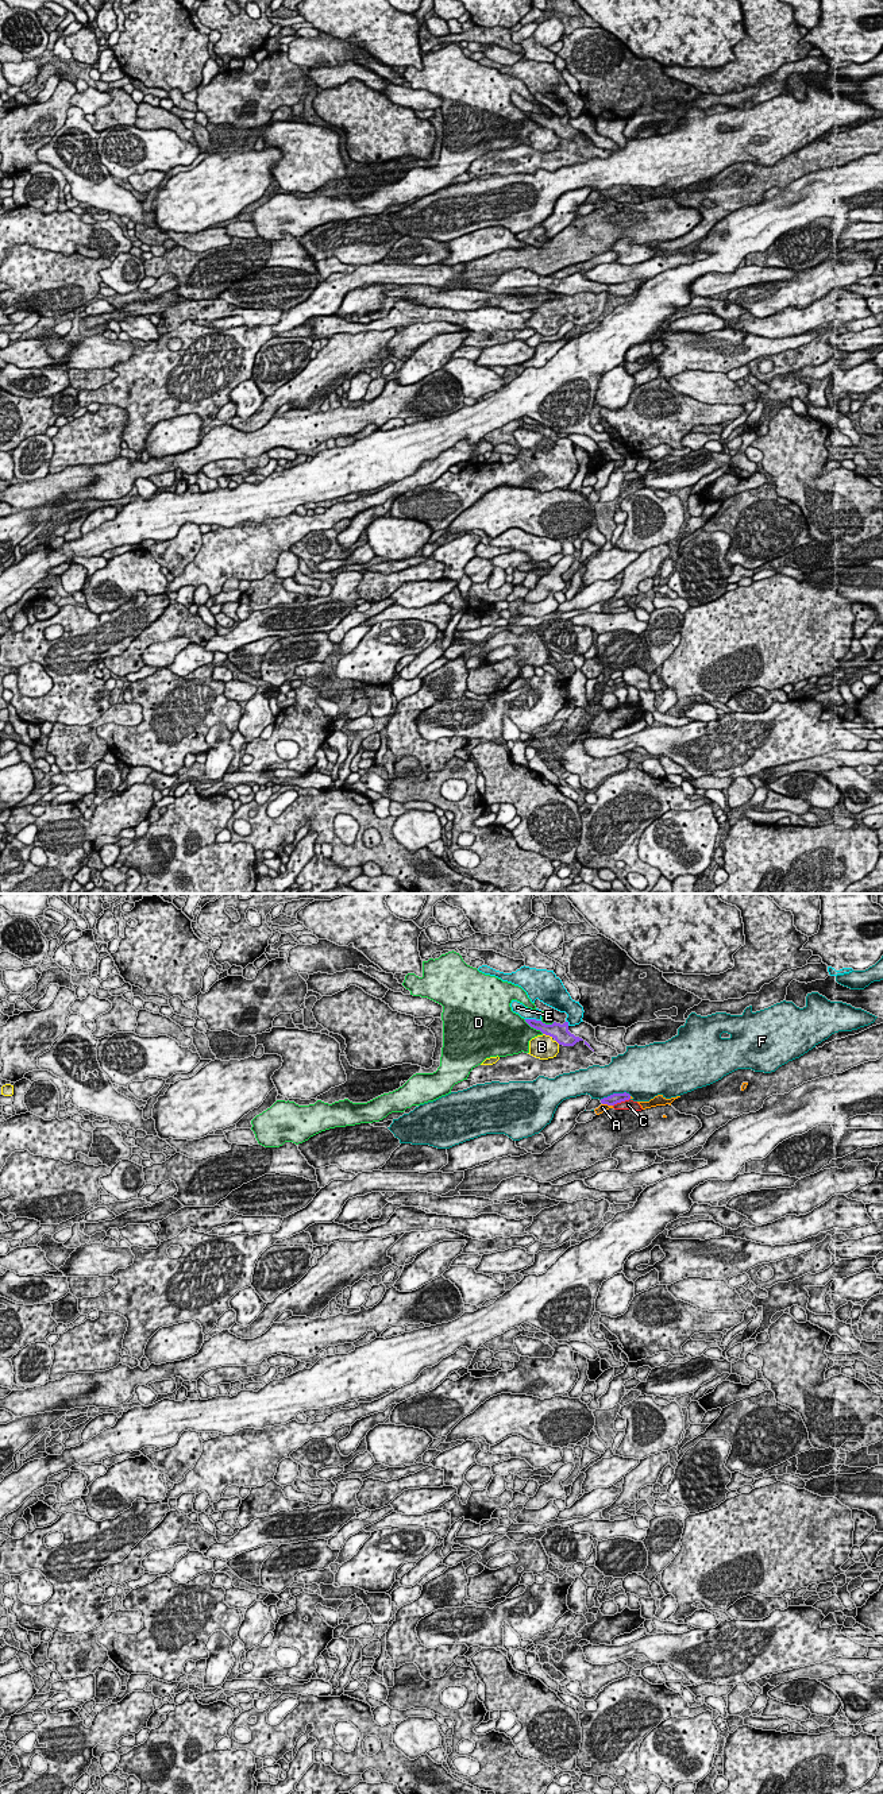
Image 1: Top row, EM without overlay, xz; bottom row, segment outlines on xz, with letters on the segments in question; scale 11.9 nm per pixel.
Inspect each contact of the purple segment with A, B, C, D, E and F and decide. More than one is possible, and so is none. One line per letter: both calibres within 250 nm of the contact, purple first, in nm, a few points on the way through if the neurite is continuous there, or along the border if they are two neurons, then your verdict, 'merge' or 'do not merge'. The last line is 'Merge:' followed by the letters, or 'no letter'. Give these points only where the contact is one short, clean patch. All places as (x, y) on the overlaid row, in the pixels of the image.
A: 130/90 nm | along xz (602, 1103), (612, 1106) | do not merge
B: 200/280 nm | do not merge
C: 130/130 nm | across xz (613, 1099), (621, 1100), (628, 1104) | merge
D: 170/400 nm | do not merge
E: 140/140 nm | do not merge
F: 130/420 nm | do not merge
Merge: C

